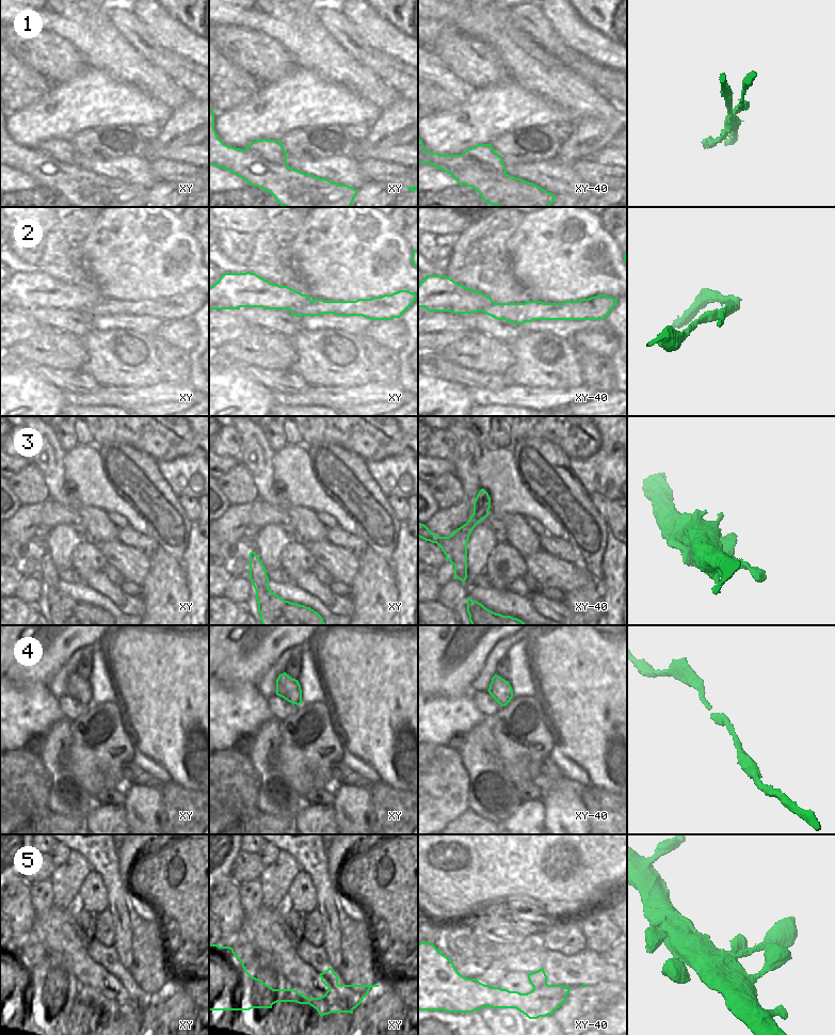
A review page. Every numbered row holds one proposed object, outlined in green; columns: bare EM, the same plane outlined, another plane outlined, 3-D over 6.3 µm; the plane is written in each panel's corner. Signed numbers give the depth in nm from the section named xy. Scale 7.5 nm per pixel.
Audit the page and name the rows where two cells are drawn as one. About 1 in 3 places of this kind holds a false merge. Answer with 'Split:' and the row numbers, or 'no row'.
Split: 1, 2

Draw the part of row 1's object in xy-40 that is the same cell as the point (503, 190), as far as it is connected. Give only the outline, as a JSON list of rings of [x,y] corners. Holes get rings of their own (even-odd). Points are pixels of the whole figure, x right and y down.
[[[418,134],[418,163],[429,163],[450,174],[457,185],[471,187],[479,192],[486,204],[498,207],[550,207],[556,195],[542,189],[533,182],[516,178],[509,174],[499,174],[486,170],[480,163],[465,155],[439,155],[429,153]]]

